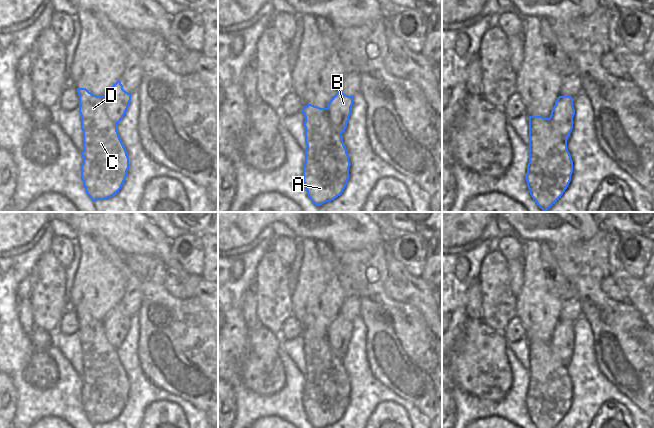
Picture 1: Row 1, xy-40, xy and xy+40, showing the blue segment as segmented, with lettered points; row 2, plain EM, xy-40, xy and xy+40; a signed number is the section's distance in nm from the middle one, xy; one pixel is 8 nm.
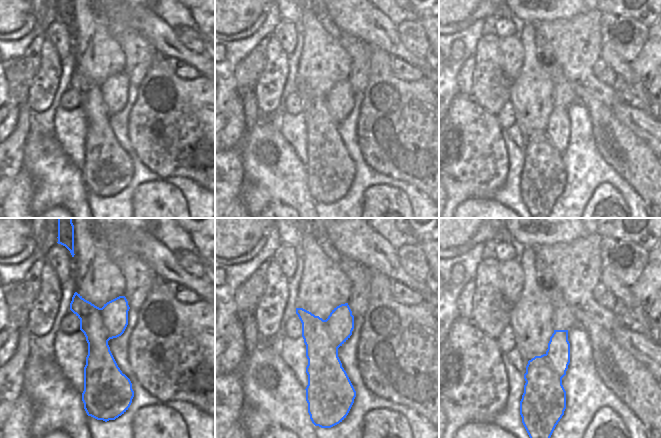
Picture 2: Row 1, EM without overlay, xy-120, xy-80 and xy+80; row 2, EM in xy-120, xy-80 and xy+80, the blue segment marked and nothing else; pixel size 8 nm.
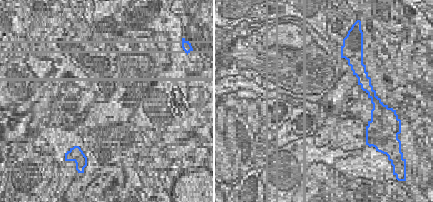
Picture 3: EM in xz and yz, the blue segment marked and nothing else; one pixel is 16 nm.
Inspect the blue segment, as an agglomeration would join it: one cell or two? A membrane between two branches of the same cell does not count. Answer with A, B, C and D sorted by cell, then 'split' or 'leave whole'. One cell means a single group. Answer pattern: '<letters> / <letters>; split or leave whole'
A C D / B; split

